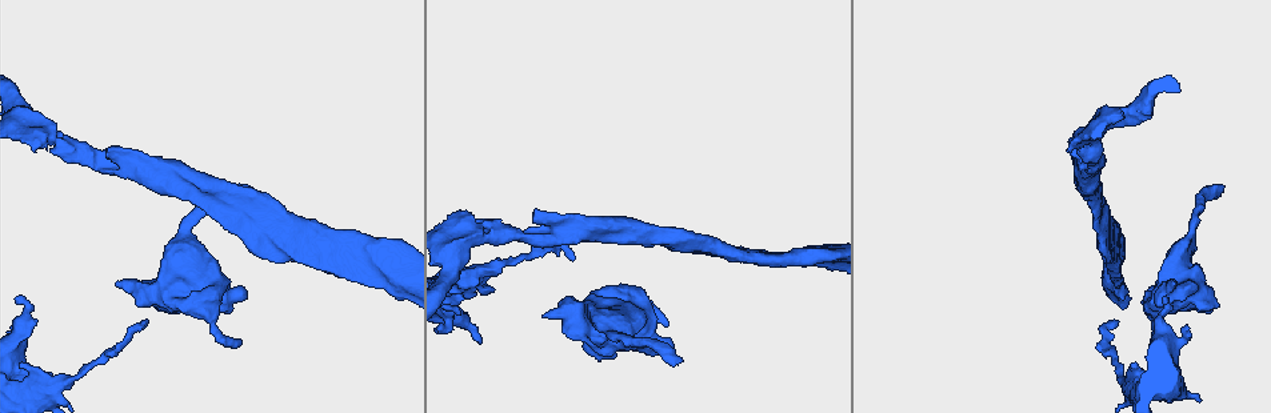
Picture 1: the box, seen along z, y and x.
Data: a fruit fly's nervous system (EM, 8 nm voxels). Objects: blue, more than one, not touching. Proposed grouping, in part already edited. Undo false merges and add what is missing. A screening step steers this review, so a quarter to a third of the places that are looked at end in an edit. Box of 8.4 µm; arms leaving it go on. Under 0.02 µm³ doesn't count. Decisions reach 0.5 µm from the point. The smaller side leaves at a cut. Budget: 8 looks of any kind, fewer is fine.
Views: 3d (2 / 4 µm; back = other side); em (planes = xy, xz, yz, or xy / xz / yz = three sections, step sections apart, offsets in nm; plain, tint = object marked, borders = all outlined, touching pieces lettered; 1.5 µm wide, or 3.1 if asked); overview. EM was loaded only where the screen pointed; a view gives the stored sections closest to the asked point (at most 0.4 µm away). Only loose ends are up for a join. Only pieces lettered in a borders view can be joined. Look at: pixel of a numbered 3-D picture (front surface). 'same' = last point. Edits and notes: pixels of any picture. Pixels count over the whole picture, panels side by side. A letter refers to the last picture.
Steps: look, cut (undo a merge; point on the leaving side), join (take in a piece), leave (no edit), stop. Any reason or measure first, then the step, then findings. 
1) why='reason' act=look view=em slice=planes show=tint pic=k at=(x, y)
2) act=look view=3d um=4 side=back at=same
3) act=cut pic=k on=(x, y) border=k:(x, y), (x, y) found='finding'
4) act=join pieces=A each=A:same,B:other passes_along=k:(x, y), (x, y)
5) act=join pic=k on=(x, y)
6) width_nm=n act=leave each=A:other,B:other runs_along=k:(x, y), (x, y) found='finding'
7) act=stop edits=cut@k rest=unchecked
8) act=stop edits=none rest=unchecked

why='long arm stops here' act=look view=3d um=2 side=back pic=1 at=(682, 359)

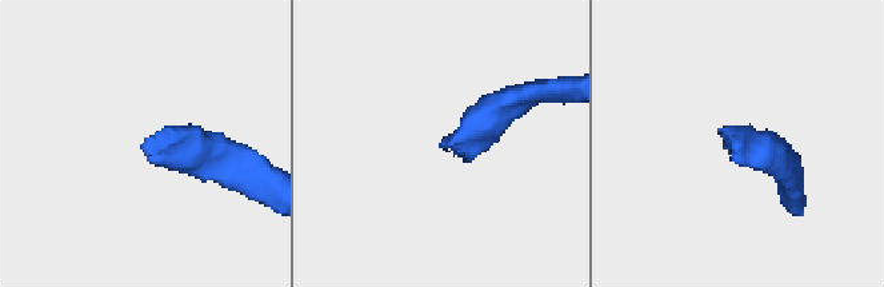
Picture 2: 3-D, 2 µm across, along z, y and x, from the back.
why='now the EM' act=look view=em slice=planes show=borders pic=2 at=(735, 143)

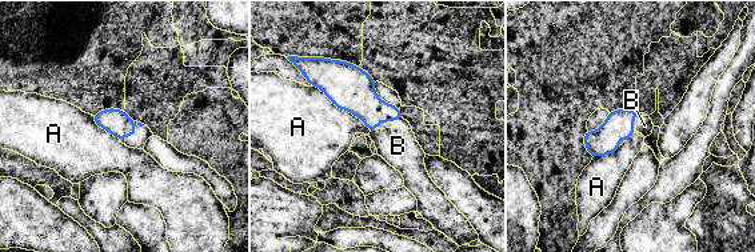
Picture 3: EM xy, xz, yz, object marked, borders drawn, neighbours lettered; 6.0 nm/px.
act=join pieces=B each=A:other,B:same passes_along=3:(354, 94), (374, 130), (398, 146) found='it goes on there'

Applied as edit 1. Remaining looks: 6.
why='thick end' act=look view=em slice=yz step=8 show=borders pic=1 at=(1217, 307)

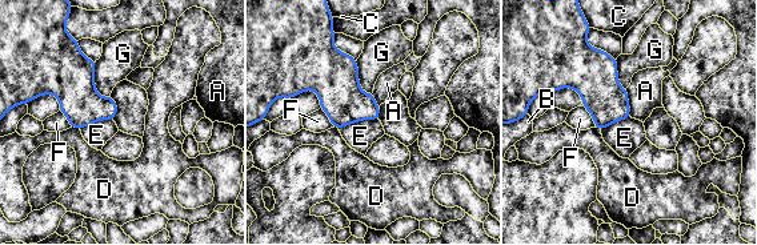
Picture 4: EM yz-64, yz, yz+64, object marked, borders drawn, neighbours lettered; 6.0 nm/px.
why='another direction' act=look view=em slice=xy step=4 show=borders at=same

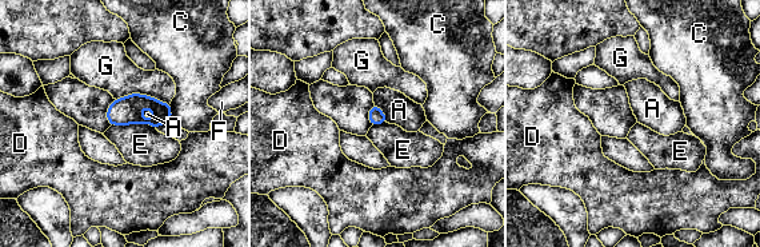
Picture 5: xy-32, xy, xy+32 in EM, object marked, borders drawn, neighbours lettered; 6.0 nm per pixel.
act=leave each=A:other,C:other,D:other,E:other,F:other,G:other found='none of them fits'

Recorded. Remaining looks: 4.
why='arms part here' act=look view=em slice=xz step=8 show=borders pic=1 at=(465, 239)

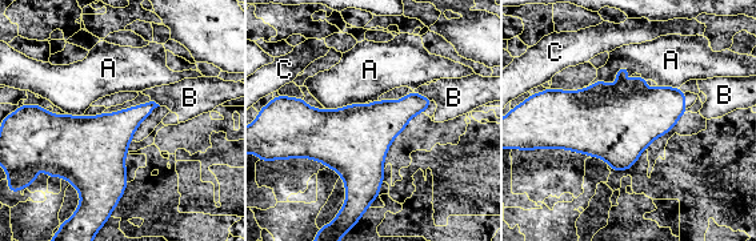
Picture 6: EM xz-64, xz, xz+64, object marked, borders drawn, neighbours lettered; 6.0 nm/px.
act=leave each=A:other,B:other,C:other border=6:(414, 91), (431, 100) found='all the same cell'

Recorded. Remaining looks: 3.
act=stop edits=join@3 rest=unchecked

